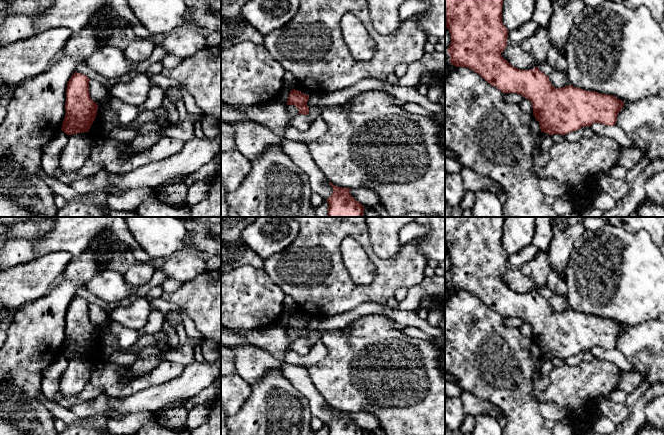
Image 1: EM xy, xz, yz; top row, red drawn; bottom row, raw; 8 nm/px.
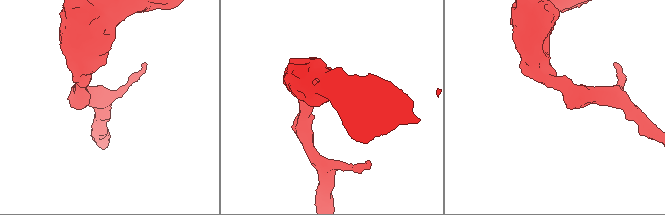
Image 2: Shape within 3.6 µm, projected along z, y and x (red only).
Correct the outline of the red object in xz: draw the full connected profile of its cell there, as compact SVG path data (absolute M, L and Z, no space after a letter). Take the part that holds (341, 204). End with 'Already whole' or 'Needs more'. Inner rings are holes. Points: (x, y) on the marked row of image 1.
M329 184L333 194L327 199L328 217L363 217L364 206L350 195L351 189Z. Already whole

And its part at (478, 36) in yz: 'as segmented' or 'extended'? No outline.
as segmented

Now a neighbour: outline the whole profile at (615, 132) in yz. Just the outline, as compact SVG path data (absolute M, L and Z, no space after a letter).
M593 123L590 127L595 134L610 137L621 147L634 146L633 140L617 125L607 126L601 123Z

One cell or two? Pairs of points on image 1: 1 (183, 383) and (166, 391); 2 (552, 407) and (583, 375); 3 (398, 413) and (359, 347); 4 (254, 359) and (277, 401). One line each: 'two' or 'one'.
1: one
2: two
3: one
4: two

